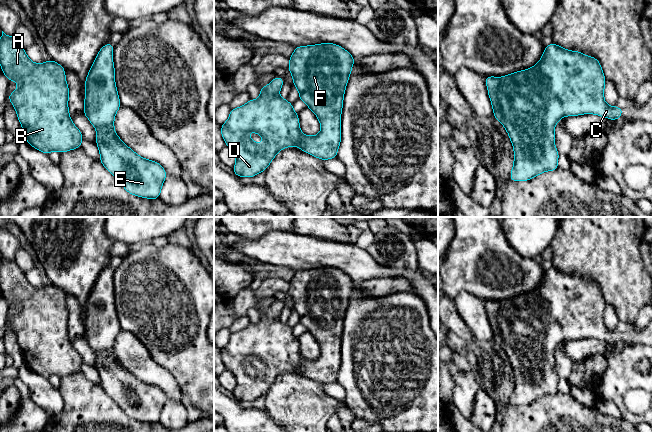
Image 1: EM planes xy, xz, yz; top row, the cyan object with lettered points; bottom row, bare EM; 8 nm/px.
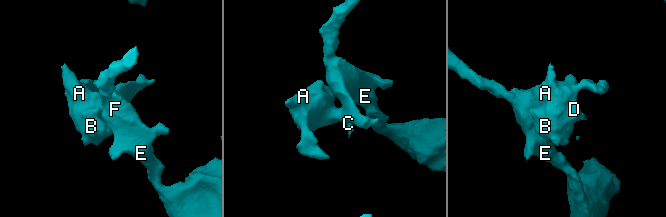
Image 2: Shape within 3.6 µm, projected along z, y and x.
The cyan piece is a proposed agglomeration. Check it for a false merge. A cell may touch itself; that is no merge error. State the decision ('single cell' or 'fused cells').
single cell

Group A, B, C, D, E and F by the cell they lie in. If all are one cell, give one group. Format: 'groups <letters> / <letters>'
groups A B C D E F

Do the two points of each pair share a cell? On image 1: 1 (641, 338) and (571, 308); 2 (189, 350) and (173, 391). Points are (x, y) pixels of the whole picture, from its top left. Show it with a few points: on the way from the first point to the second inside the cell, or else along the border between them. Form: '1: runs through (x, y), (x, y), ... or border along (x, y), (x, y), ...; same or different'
1: runs through (624, 335), (605, 335), (588, 322); same
2: border along (160, 364), (170, 372), (182, 392); different

